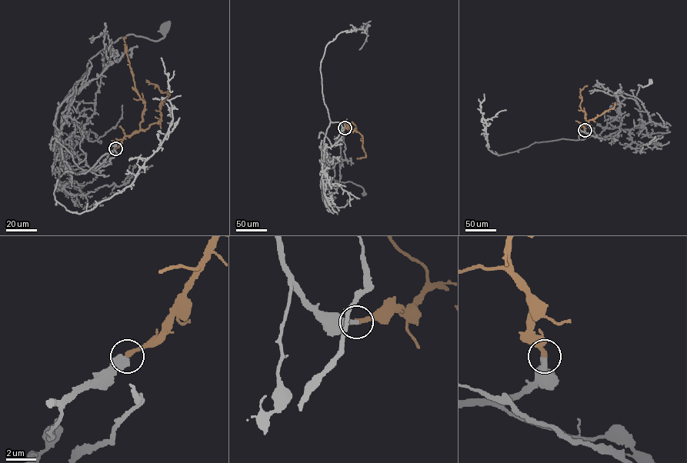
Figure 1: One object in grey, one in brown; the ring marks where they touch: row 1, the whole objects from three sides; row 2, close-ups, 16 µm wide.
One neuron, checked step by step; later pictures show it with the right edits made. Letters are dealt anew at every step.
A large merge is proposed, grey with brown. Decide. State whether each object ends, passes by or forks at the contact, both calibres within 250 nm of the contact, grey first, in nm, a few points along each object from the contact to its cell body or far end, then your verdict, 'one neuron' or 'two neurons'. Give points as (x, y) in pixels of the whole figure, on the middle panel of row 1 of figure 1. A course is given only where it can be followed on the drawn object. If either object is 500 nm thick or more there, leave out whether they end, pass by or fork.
550/320 nm | grey via (345, 128), (338, 122), (330, 122), (320, 149), (325, 151), (334, 167), (331, 179), (361, 186), (364, 194) | brown via (345, 128), (348, 127), (354, 131), (355, 124), (348, 123), (348, 131) | one neuron

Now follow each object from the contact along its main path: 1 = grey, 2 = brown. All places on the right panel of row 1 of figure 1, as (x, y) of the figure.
1: (585, 130), (579, 139), (598, 134), (606, 125), (604, 113), (626, 98), (635, 101), (638, 84), (651, 81)
2: (585, 130), (583, 124), (588, 122), (585, 112), (580, 106), (580, 91), (587, 85)

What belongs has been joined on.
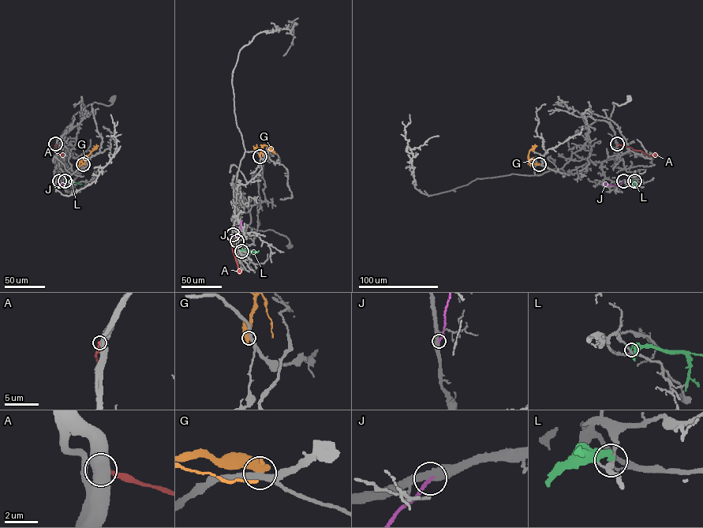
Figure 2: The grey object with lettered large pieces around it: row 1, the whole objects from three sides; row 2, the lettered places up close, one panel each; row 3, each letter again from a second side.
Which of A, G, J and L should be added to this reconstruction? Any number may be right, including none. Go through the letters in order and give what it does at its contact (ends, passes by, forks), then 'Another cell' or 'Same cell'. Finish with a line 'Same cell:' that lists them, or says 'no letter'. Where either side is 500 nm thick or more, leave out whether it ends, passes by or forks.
A: Another cell
G: It passes by. Another cell
J: Another cell
L: It ends there. Another cell
Same cell: no letter

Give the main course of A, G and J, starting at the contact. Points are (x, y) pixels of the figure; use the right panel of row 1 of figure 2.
A: (617, 144), (641, 151), (649, 155), (656, 154)
G: (539, 164), (528, 159), (529, 151), (532, 147), (532, 150)
J: (623, 181), (618, 186), (603, 184)

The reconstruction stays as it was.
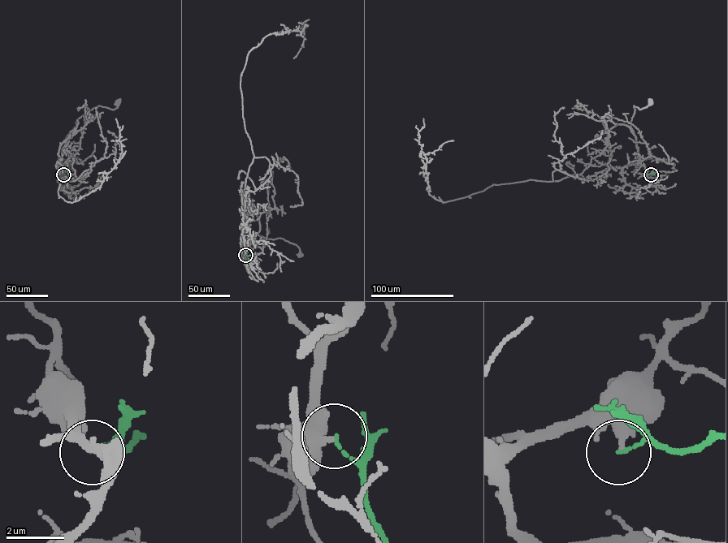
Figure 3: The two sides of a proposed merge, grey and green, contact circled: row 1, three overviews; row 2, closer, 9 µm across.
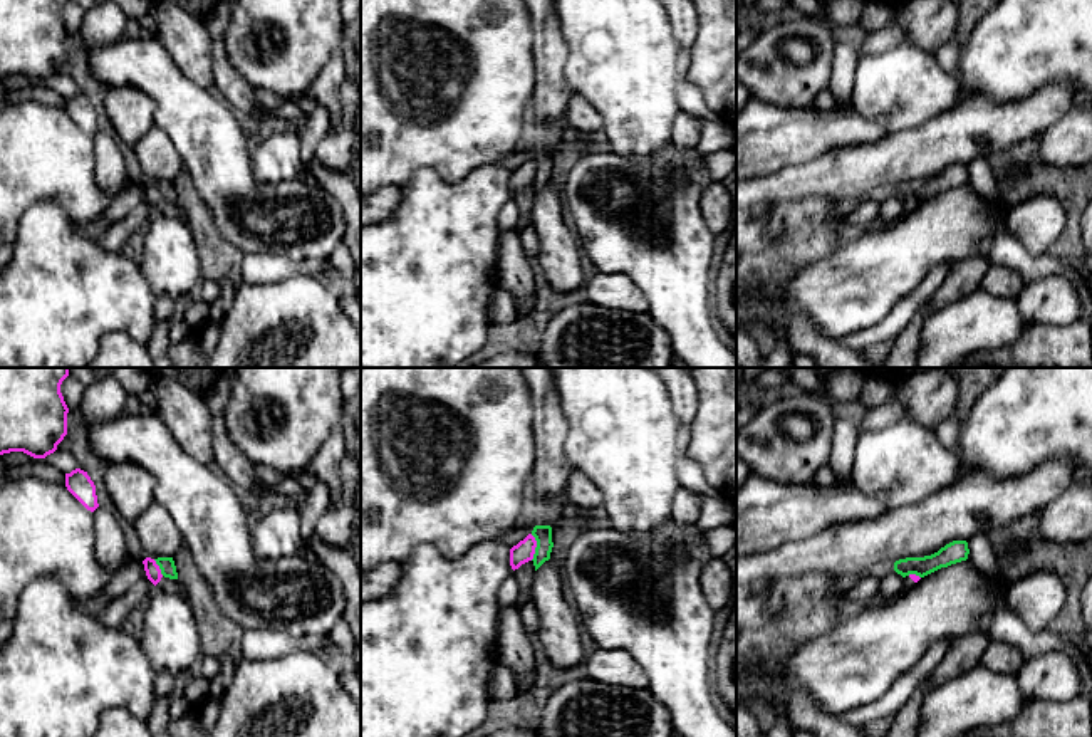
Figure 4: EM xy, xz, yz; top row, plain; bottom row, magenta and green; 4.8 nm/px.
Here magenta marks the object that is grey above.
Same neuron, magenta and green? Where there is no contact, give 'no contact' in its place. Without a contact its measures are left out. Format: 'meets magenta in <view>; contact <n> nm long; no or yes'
meets magenta in xz; contact 130 nm long; no

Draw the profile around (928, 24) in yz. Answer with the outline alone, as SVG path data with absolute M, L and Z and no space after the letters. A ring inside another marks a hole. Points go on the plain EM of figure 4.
M909 0L896 12L896 24L904 29L904 42L933 54L953 40L959 12L953 0Z

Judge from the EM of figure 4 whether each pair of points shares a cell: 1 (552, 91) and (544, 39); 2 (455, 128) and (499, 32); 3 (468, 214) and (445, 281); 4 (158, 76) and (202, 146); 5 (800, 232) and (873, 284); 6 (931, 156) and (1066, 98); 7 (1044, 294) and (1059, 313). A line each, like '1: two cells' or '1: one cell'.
1: one cell
2: one cell
3: one cell
4: one cell
5: two cells
6: one cell
7: one cell

